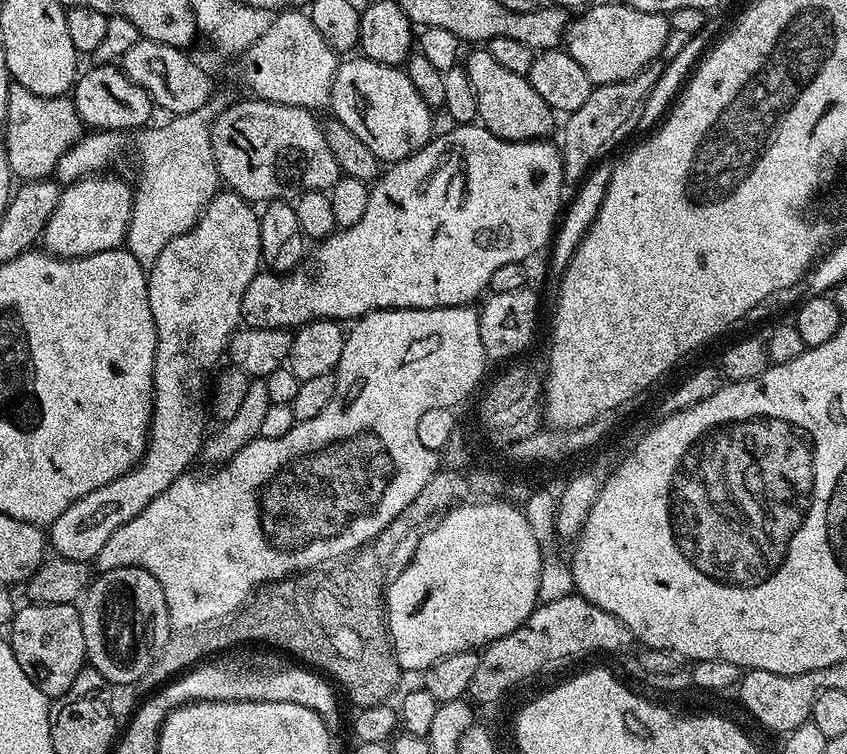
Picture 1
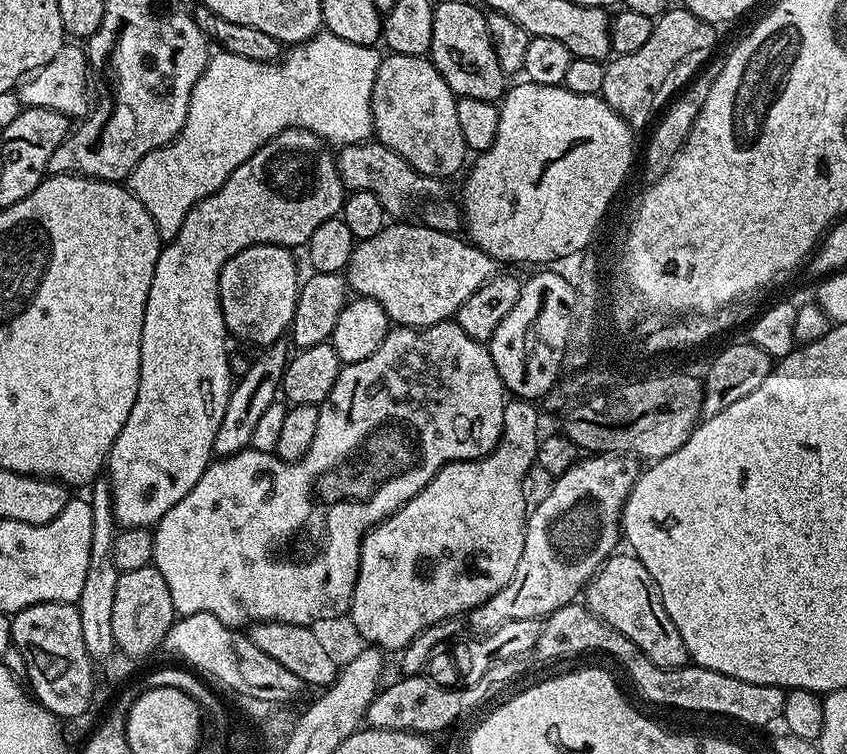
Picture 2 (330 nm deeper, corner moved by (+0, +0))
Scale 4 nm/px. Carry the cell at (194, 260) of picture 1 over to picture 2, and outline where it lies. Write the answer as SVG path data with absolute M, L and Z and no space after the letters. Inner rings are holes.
M287 128L282 130L270 142L266 142L214 194L210 194L205 200L197 202L186 214L182 222L182 230L174 240L167 241L161 247L160 257L154 266L154 278L150 282L150 294L144 311L142 322L142 338L140 339L140 381L138 382L138 394L134 398L134 410L130 410L130 418L126 418L126 426L122 426L122 434L114 442L114 446L108 455L106 465L106 478L112 483L112 501L114 502L114 514L117 525L127 528L151 529L157 525L168 510L175 503L182 501L190 490L194 489L195 483L202 478L203 472L214 460L212 447L214 446L214 434L218 434L218 426L222 422L222 414L226 414L226 402L230 398L234 387L234 373L230 363L230 351L228 352L228 340L230 333L224 325L224 315L220 305L220 271L224 269L224 263L234 254L246 250L255 244L281 244L284 248L293 250L298 246L307 245L310 234L322 226L322 222L339 217L341 215L346 189L340 171L336 165L336 156L333 149L320 136L314 135L305 128Z

